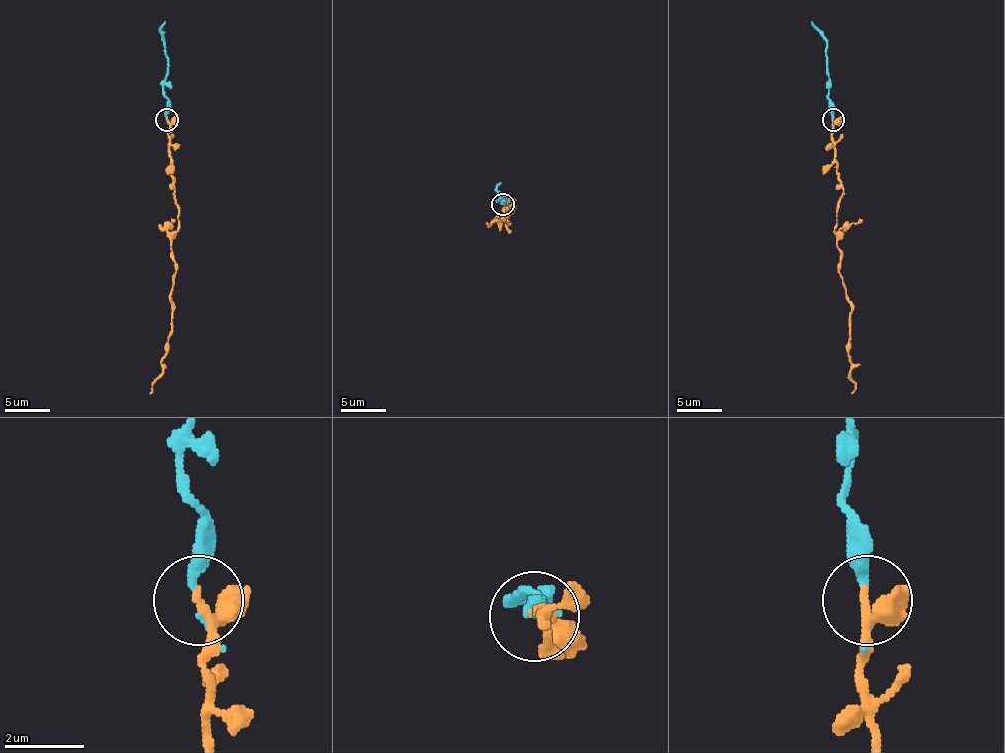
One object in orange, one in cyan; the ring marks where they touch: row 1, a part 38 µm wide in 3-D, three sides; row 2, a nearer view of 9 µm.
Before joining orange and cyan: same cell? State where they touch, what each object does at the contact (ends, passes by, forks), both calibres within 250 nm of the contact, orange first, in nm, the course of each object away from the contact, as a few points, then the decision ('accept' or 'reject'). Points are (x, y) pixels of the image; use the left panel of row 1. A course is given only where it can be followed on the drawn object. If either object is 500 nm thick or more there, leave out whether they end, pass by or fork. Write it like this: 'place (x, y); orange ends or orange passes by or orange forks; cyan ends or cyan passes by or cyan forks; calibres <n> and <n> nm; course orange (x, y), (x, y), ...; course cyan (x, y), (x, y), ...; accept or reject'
place (167, 119); orange passes by; cyan passes by; calibres 220 and 140 nm; course orange (167, 119), (179, 210), (179, 226), (172, 239), (172, 335), (161, 362), (163, 374), (149, 394); course cyan (167, 119), (165, 39), (161, 28), (165, 21); accept

